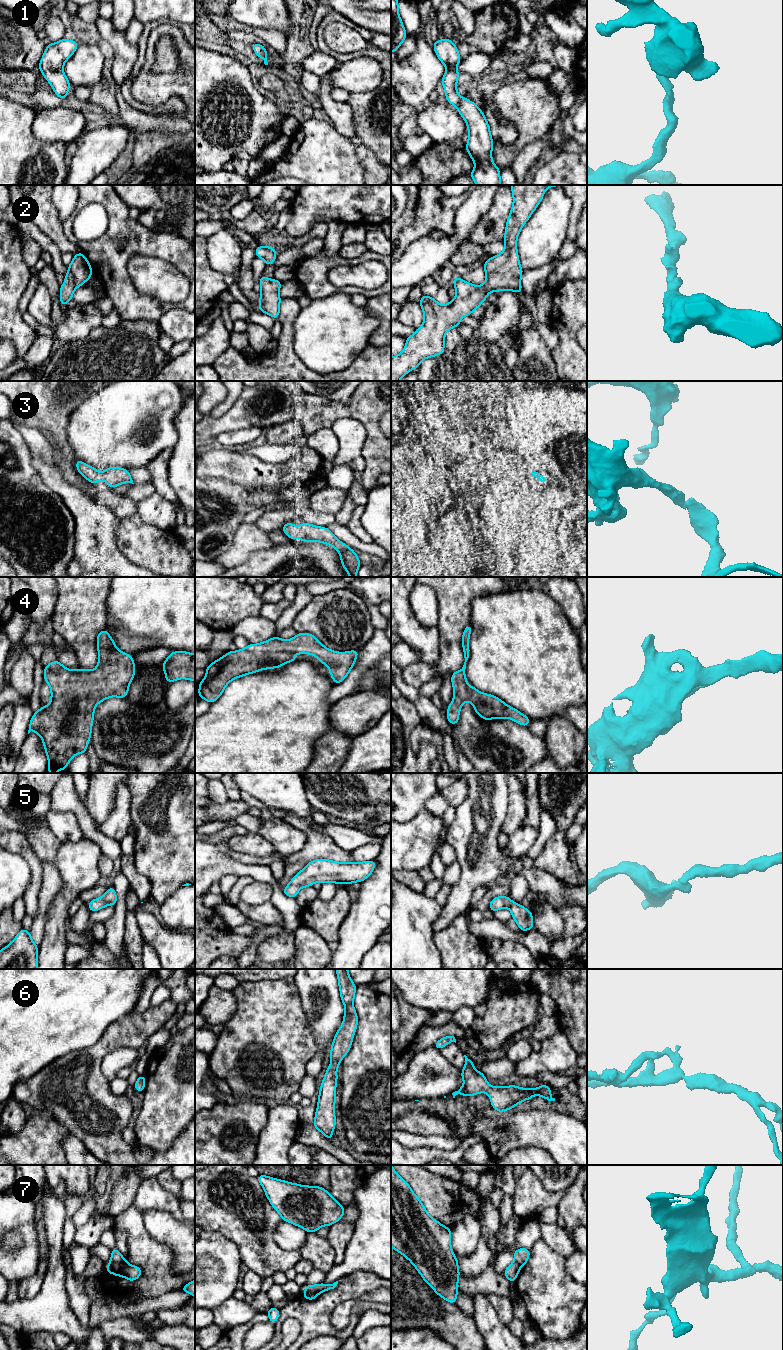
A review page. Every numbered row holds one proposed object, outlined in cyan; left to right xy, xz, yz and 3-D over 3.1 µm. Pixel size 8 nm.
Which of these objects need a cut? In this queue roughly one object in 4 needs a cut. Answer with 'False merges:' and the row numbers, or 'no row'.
False merges: 7

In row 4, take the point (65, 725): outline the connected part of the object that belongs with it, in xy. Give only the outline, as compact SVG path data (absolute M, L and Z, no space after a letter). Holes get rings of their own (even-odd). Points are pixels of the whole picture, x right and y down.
M102 630L97 635L98 664L94 670L77 669L70 670L64 667L58 660L44 667L44 680L51 689L51 699L48 706L41 706L33 714L28 734L35 731L42 739L45 753L48 758L47 771L56 773L58 770L67 770L70 760L77 754L86 753L87 745L91 738L92 724L95 706L109 697L126 698L129 684L135 677L135 662L130 654L120 651L108 631Z

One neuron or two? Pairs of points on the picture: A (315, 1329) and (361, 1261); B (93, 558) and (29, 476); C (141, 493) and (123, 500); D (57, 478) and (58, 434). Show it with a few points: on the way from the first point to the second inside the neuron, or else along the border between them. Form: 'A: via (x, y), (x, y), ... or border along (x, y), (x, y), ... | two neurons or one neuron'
A: border along (377, 1275), (371, 1272), (353, 1271), (337, 1280) | two neurons
B: border along (68, 508), (74, 520), (75, 531) | two neurons
C: border along (125, 494), (131, 499) | two neurons
D: border along (56, 465), (62, 476), (72, 485) | two neurons

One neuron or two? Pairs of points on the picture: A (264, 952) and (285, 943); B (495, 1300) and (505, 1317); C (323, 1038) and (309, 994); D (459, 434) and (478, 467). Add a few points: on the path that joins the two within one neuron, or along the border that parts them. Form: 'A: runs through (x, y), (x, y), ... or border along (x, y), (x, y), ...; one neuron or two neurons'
A: runs through (269, 951), (280, 947); one neuron
B: runs through (499, 1304), (505, 1310), (505, 1313); one neuron
C: runs through (323, 1027), (323, 1008), (320, 1005); one neuron
D: runs through (467, 442), (469, 447), (478, 456), (478, 459); one neuron

